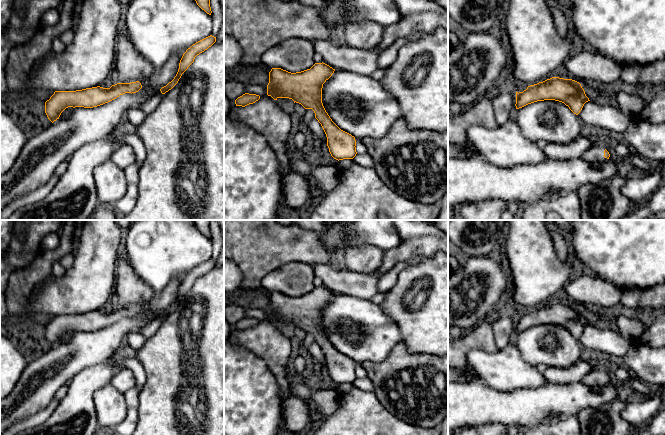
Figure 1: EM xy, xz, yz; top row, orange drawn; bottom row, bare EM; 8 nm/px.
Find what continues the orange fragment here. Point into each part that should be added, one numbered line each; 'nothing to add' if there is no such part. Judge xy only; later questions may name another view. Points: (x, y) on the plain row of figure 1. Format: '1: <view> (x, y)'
nothing to add

